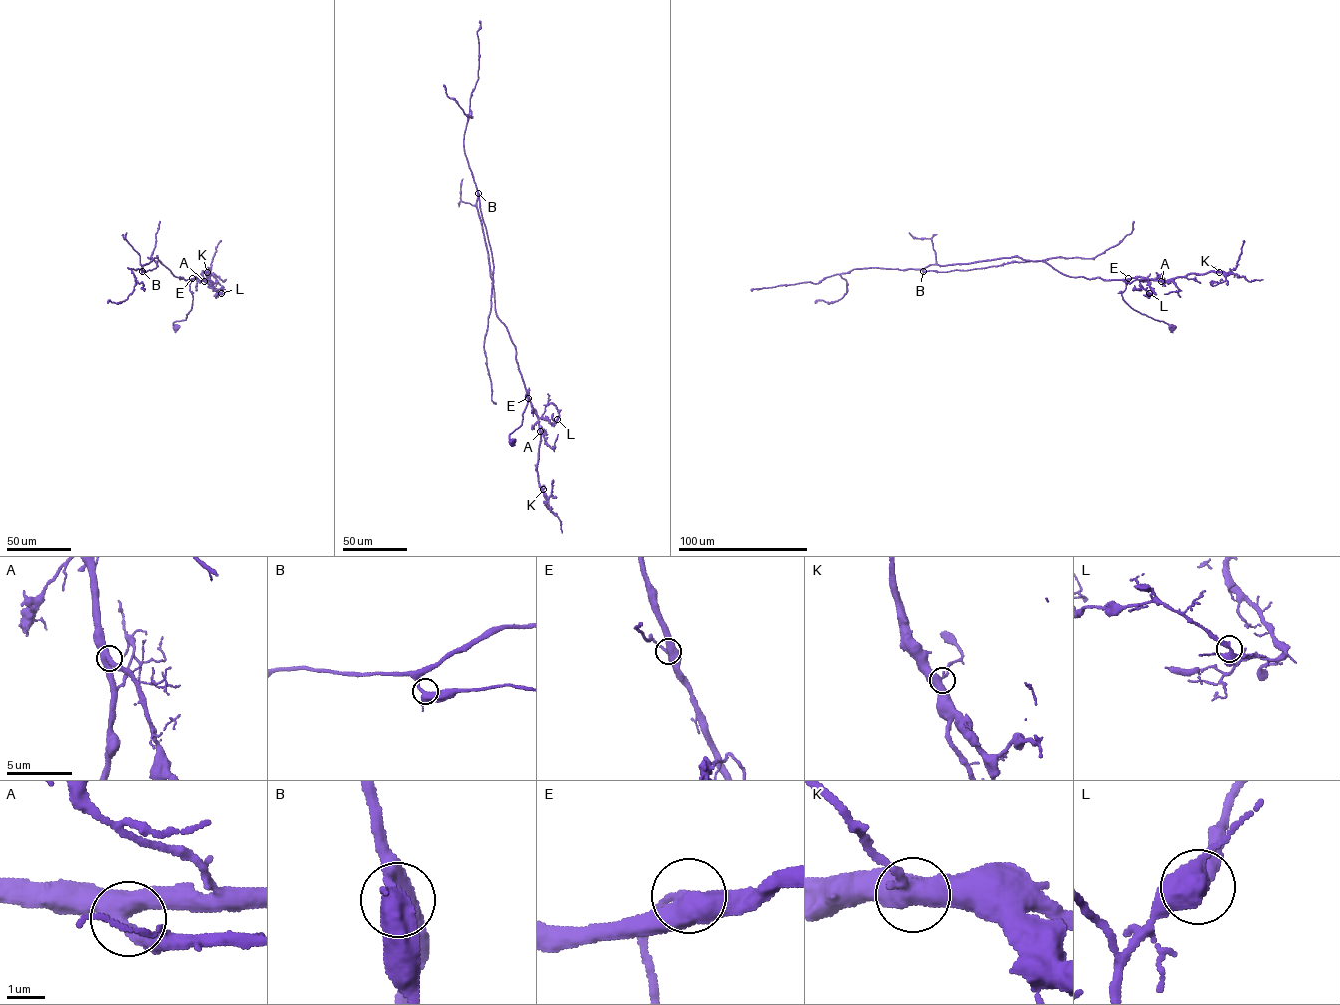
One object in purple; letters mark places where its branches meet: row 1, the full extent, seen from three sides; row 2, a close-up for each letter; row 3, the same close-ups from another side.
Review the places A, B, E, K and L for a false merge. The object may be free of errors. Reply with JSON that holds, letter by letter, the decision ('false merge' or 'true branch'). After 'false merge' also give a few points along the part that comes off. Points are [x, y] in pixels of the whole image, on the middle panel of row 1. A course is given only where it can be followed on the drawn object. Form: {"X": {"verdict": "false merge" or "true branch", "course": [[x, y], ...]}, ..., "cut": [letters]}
{"A": {"verdict": "true branch"}, "B": {"verdict": "true branch"}, "E": {"verdict": "true branch"}, "K": {"verdict": "true branch"}, "L": {"verdict": "true branch"}, "cut": []}

